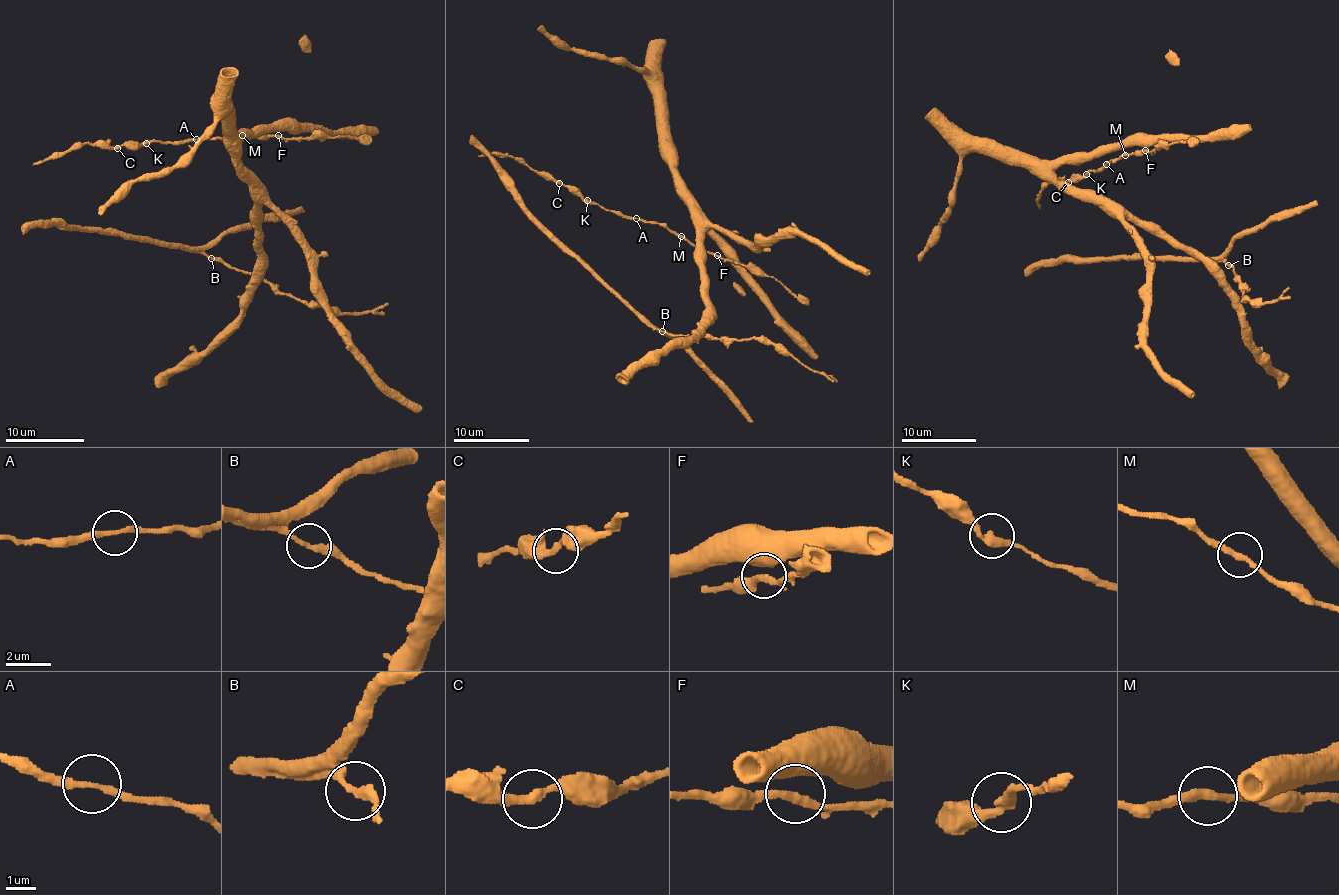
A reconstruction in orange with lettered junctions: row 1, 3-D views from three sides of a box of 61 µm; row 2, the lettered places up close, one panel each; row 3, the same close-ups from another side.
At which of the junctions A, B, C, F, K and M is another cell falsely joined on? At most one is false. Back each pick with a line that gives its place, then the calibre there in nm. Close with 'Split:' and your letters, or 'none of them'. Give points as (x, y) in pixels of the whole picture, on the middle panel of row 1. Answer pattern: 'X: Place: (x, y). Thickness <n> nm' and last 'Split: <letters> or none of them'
Split: none of them

